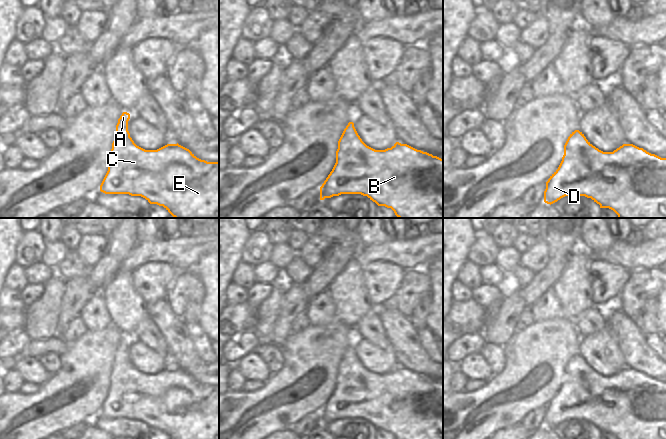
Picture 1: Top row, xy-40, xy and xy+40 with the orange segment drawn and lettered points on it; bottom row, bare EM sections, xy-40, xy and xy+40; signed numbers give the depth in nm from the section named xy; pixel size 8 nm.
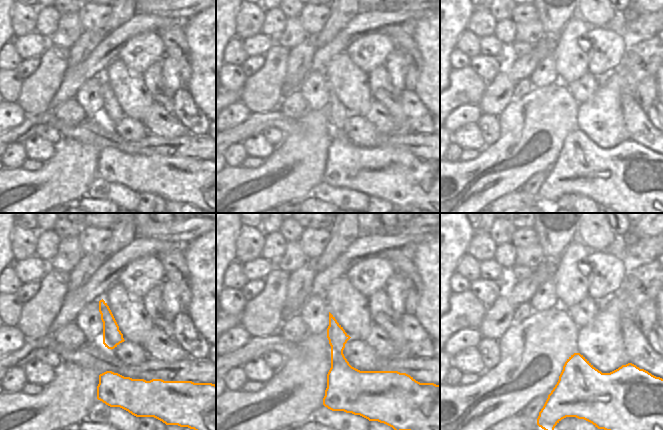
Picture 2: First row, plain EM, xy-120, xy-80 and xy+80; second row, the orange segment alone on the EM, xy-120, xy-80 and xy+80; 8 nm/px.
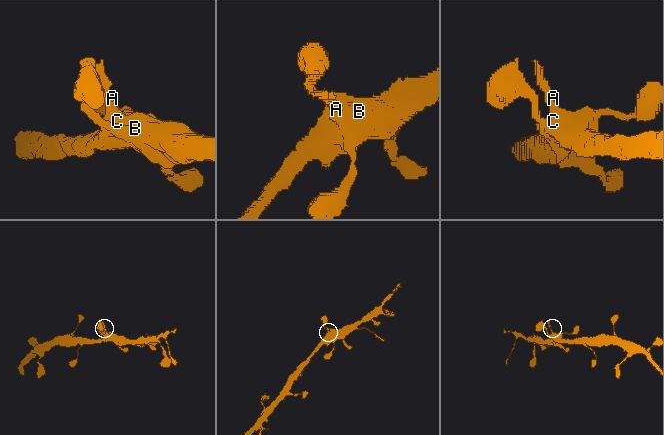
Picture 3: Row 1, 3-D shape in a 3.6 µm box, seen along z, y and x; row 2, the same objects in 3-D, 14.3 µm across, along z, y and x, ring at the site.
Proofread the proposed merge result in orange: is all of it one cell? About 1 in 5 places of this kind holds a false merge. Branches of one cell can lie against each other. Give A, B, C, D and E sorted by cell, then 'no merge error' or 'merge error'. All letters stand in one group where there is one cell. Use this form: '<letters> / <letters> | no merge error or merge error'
A B C D E | no merge error

